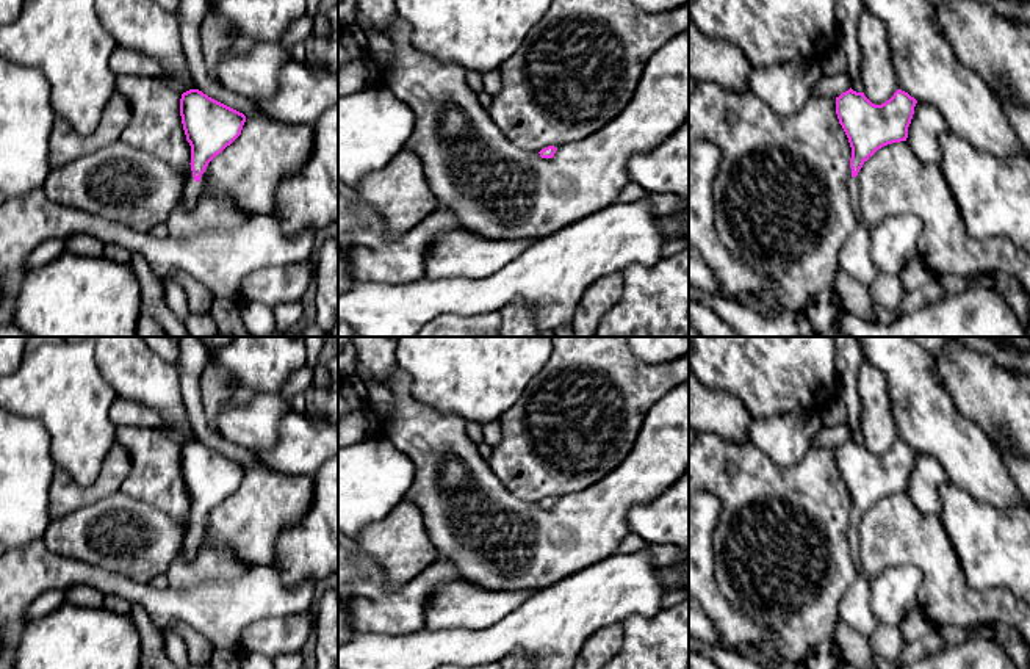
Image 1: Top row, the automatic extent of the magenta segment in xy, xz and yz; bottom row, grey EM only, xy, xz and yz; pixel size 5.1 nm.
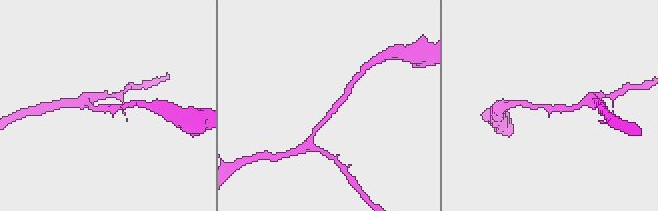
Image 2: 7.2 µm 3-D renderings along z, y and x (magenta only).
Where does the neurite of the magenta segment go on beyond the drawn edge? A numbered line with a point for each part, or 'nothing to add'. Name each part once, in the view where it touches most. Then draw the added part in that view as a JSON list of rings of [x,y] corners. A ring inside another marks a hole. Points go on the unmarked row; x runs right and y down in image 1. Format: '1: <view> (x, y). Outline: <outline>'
1: xy (193, 539). Outline: [[[191,522],[191,526],[185,533],[185,548],[183,550],[188,556],[194,556],[197,547],[203,542],[205,539],[203,526],[205,523],[202,525],[200,531],[196,533],[193,528],[193,522]]]

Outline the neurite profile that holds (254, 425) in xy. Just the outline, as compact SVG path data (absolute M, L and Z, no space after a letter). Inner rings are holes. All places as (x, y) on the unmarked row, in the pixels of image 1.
M258 393L250 403L222 403L216 432L229 442L250 450L269 450L279 437L279 426L290 403L276 393Z

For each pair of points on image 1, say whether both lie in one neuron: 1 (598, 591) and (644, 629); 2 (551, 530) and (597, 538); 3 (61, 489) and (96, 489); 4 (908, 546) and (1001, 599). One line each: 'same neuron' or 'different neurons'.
1: different neurons
2: same neuron
3: same neuron
4: same neuron

